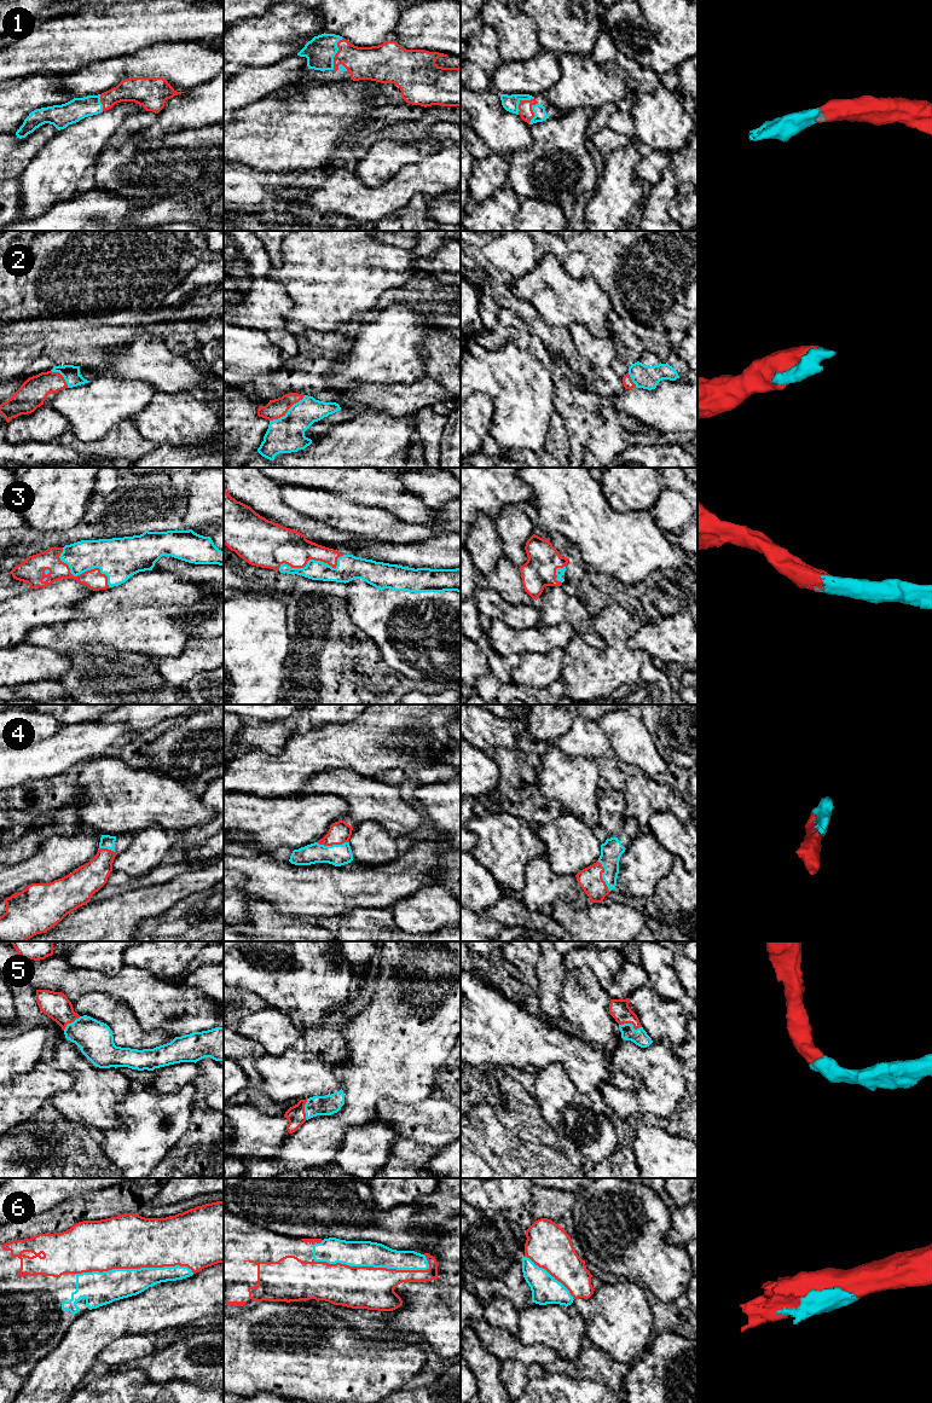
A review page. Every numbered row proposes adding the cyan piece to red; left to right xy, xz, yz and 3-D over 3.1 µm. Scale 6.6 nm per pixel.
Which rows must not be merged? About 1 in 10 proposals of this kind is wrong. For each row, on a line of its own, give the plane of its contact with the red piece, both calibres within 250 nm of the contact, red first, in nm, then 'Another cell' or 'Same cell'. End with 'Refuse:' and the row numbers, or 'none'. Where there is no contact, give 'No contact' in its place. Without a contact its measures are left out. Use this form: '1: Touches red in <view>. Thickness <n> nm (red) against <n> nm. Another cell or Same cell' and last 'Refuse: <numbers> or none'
1: Touches red in xz. Thickness 220 nm (red) against 190 nm. Same cell
2: Touches red in xz. Thickness 130 nm (red) against 240 nm. Same cell
3: Touches red in xz. Thickness 260 nm (red) against 160 nm. Same cell
4: Touches red in yz. Thickness 160 nm (red) against 140 nm. Same cell
5: Touches red in yz. Thickness 140 nm (red) against 110 nm. Same cell
6: Touches red in xz. Thickness 280 nm (red) against 180 nm. Same cell
Refuse: none

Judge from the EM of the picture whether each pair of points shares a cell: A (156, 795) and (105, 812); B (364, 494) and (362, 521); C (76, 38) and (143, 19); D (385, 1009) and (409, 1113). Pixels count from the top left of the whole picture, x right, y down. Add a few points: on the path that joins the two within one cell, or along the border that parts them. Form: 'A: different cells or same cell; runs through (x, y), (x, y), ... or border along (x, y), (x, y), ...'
A: same cell; runs through (144, 796), (120, 799), (117, 801)
B: different cells; border along (337, 493), (352, 502), (381, 506), (391, 512)
C: same cell; runs through (93, 34), (126, 28)
D: different cells; border along (433, 1096), (412, 1103), (378, 1102)

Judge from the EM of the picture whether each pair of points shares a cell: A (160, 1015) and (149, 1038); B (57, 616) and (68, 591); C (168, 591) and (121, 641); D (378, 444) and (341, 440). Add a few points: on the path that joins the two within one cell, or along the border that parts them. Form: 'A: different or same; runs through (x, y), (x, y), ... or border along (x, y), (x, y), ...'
A: different; border along (131, 1012), (144, 1028), (166, 1028), (175, 1036)
B: same; runs through (57, 610), (57, 602), (62, 597)
C: different; border along (183, 607), (160, 604), (126, 609)
D: same; runs through (369, 440), (351, 440)

